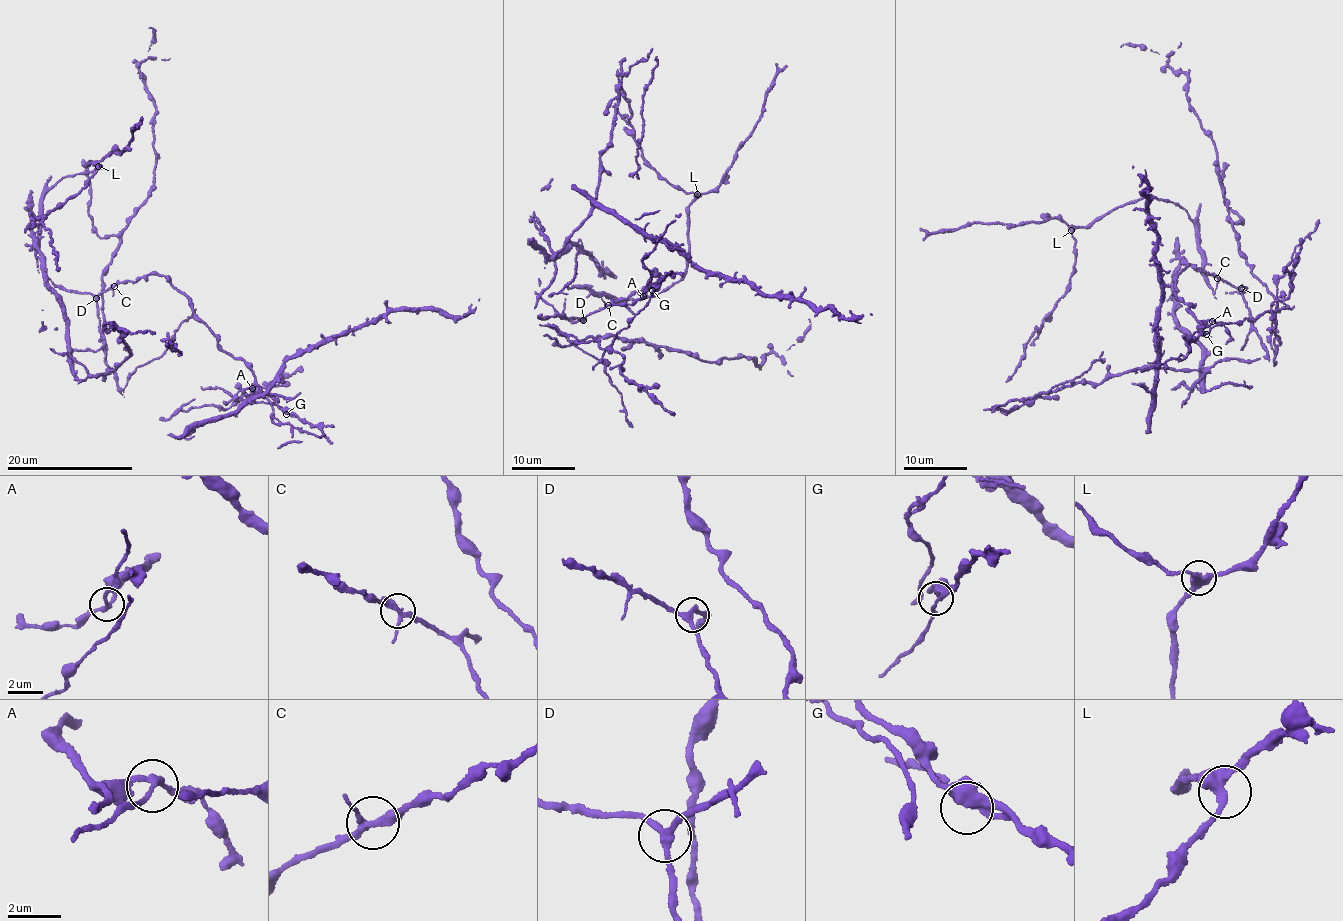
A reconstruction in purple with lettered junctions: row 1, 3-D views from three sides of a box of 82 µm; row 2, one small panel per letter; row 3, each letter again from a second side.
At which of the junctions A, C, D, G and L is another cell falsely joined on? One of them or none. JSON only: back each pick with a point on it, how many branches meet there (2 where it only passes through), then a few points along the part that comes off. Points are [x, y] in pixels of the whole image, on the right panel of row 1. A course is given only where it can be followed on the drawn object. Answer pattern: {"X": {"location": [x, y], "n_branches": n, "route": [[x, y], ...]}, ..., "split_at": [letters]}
{"A": {"location": [1212, 321], "n_branches": 3}, "split_at": ["A"]}

